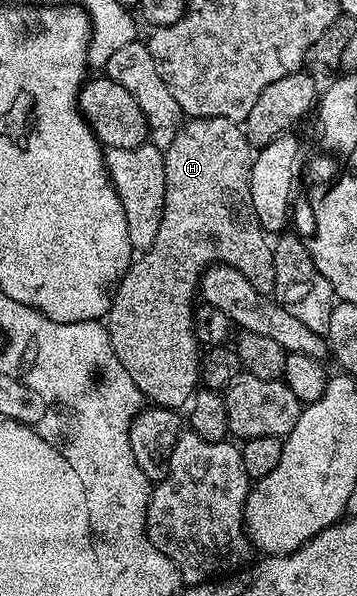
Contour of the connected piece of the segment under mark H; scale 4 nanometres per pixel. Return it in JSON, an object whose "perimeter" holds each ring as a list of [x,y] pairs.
{"perimeter":[[[192,118],[184,121],[170,135],[170,138],[171,143],[165,146],[163,150],[163,159],[165,160],[165,208],[161,216],[161,228],[157,230],[157,240],[153,240],[151,247],[142,251],[125,272],[125,276],[119,282],[119,287],[115,289],[115,295],[111,298],[111,310],[107,313],[105,325],[111,337],[113,352],[117,356],[117,360],[121,360],[125,372],[129,372],[129,376],[133,376],[133,384],[137,384],[137,388],[141,388],[144,399],[148,403],[164,408],[180,408],[179,406],[186,407],[190,403],[201,382],[201,343],[195,338],[193,303],[196,301],[194,298],[197,298],[197,287],[200,285],[200,277],[203,272],[216,263],[231,266],[237,272],[241,272],[241,275],[251,281],[257,289],[267,292],[275,285],[275,269],[273,268],[273,256],[271,255],[272,243],[263,230],[262,224],[258,222],[257,212],[254,211],[253,199],[250,196],[250,168],[253,159],[253,148],[243,134],[242,125],[231,122],[227,118]]]}

